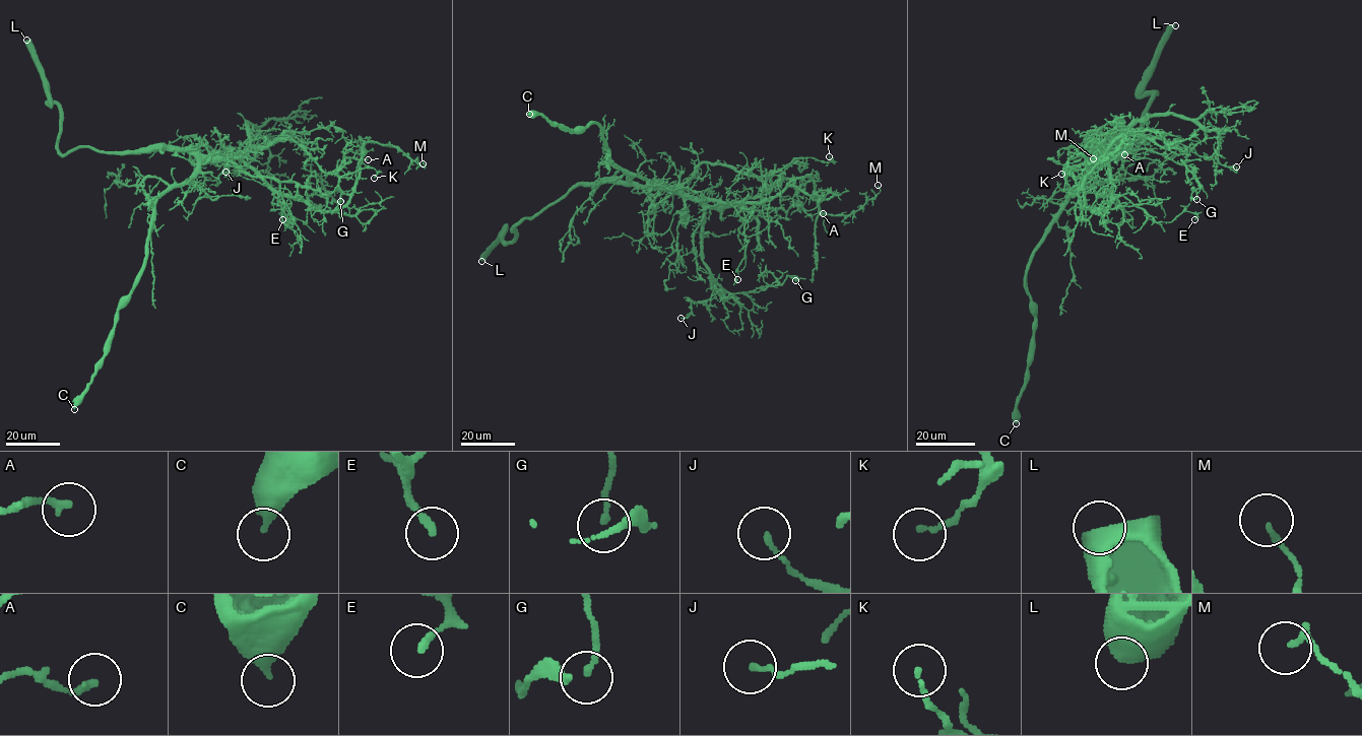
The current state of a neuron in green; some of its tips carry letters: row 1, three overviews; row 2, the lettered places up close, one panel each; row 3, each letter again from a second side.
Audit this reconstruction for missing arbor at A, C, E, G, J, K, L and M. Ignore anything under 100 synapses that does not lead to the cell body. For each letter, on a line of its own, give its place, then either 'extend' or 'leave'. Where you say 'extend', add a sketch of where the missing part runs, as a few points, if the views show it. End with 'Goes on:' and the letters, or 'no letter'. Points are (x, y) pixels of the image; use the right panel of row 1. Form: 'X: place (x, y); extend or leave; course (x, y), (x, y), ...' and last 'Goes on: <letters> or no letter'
A: place (1124, 154); leave
C: place (1016, 423); extend
E: place (1194, 219); leave
G: place (1196, 199); leave
J: place (1236, 166); leave
K: place (1061, 174); leave
L: place (1175, 25); leave
M: place (1093, 158); leave
Goes on: C

